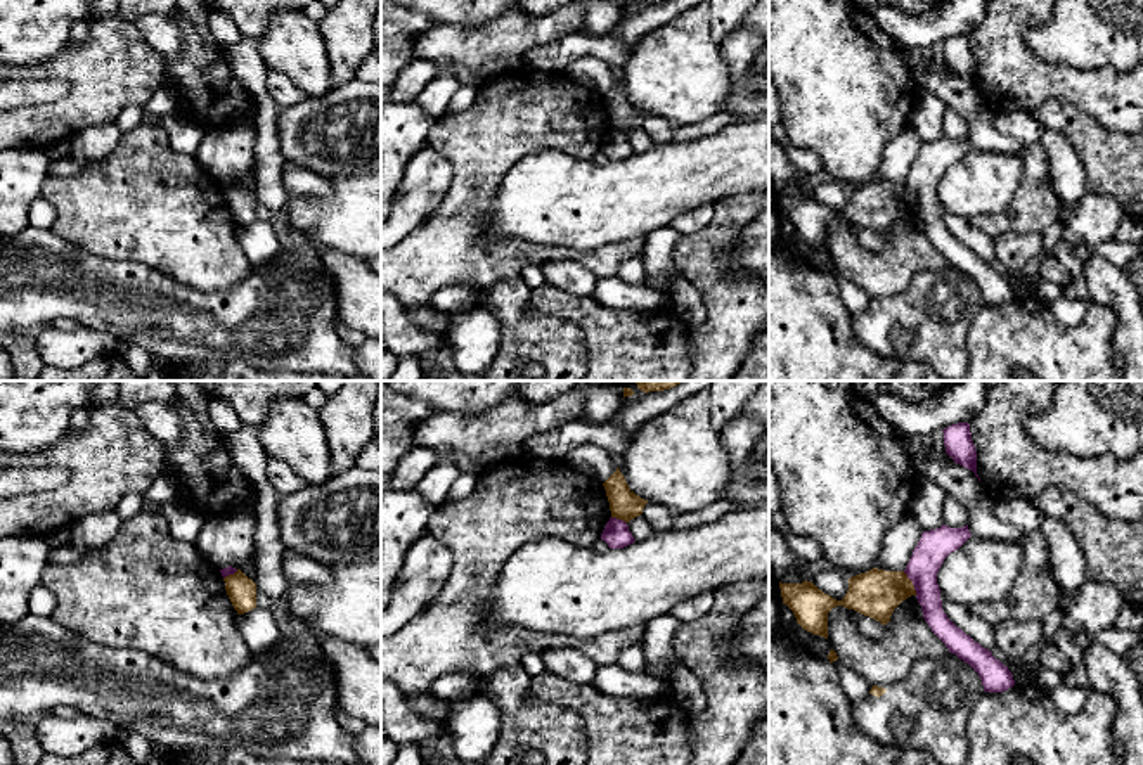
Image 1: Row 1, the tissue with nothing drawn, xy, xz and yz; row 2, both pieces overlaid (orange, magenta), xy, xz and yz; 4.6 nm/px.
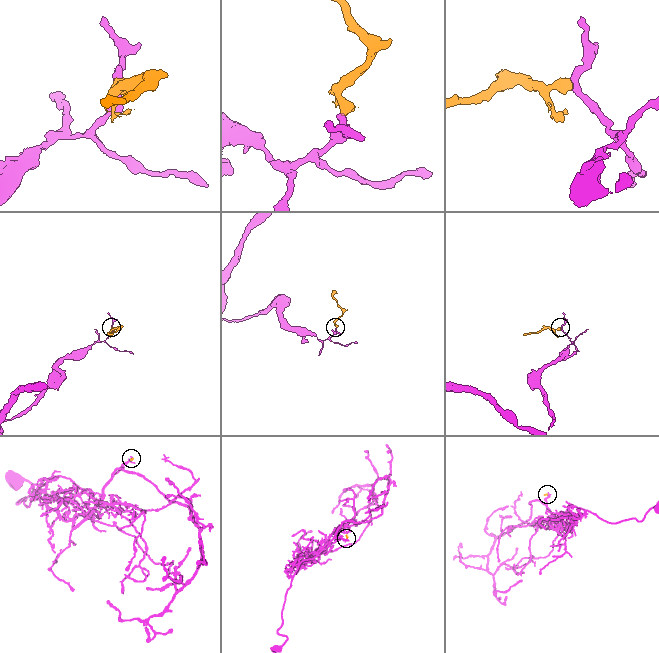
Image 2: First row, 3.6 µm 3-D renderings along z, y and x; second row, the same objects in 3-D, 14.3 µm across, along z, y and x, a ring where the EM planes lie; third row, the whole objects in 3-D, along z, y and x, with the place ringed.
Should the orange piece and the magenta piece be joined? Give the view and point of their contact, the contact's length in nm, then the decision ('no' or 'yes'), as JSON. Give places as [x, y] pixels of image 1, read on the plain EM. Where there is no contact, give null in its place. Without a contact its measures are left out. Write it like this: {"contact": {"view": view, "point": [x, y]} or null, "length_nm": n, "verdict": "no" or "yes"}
{"contact": {"view": "yz", "point": [911, 196]}, "length_nm": 130, "verdict": "no"}

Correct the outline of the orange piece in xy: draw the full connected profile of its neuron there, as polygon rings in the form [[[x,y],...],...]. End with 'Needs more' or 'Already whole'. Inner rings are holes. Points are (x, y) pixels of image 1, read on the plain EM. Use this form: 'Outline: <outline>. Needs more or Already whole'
Outline: [[[241,182],[223,190],[227,208],[237,223],[244,227],[256,220],[256,196],[248,190]]]. Already whole

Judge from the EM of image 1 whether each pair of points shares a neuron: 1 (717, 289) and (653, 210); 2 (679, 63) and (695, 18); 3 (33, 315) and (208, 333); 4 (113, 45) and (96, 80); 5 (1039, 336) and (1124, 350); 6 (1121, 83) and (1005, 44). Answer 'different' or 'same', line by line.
1: different
2: same
3: same
4: same
5: different
6: same

